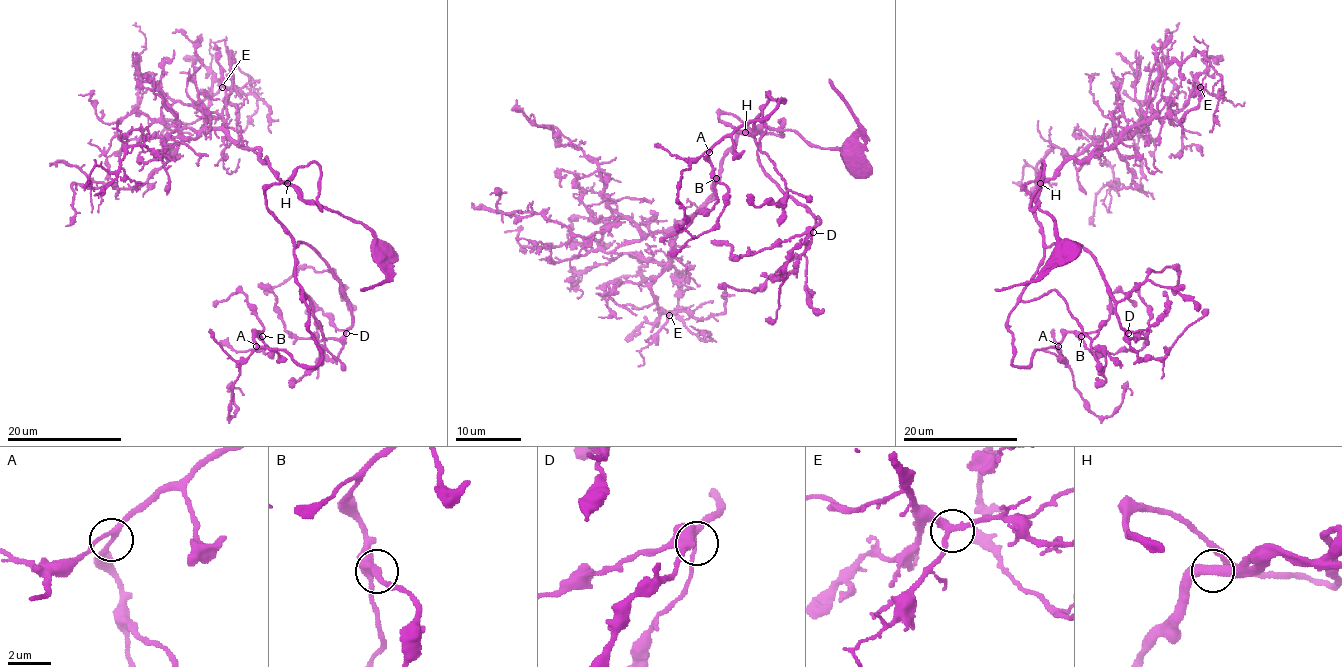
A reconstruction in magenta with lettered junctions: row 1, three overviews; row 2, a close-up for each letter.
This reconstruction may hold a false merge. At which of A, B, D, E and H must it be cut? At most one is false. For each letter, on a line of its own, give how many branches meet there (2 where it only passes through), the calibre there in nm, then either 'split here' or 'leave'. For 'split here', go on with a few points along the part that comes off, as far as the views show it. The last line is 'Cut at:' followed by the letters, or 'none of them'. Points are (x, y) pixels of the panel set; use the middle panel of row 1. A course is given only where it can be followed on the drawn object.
A: branches 3; calibre 240 nm; leave
B: branches 3; calibre 420 nm; leave
D: branches 3; calibre 280 nm; leave
E: branches 3; calibre 280 nm; leave
H: branches 3; calibre 320 nm; leave
Cut at: none of them

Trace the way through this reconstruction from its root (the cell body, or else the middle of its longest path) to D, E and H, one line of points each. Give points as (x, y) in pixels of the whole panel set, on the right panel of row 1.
D: (1042, 165), (1025, 190), (1044, 243), (1078, 243), (1092, 257), (1118, 323), (1128, 333)
E: (1042, 165), (1031, 208), (1039, 185), (1065, 162), (1109, 148), (1140, 124), (1170, 117), (1195, 81), (1200, 87)
H: (1042, 165), (1044, 162), (1044, 178), (1031, 200), (1031, 208), (1038, 202), (1036, 191), (1041, 182)

